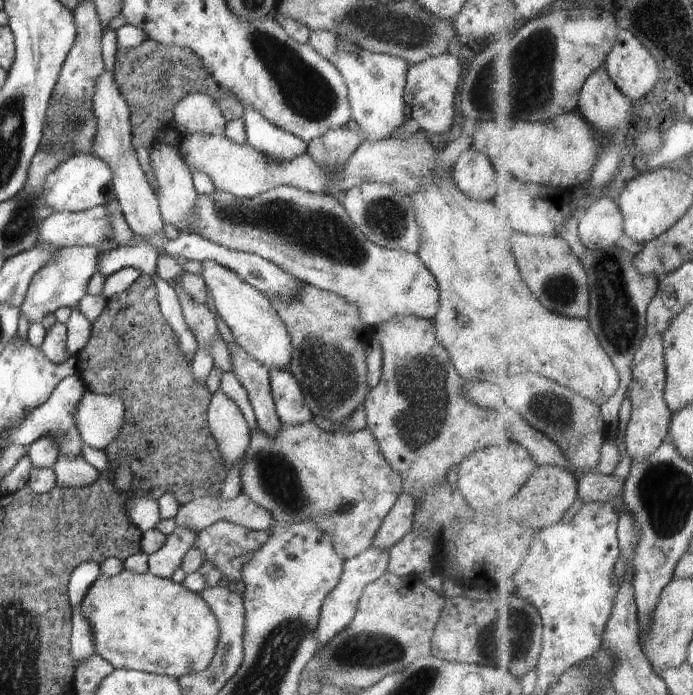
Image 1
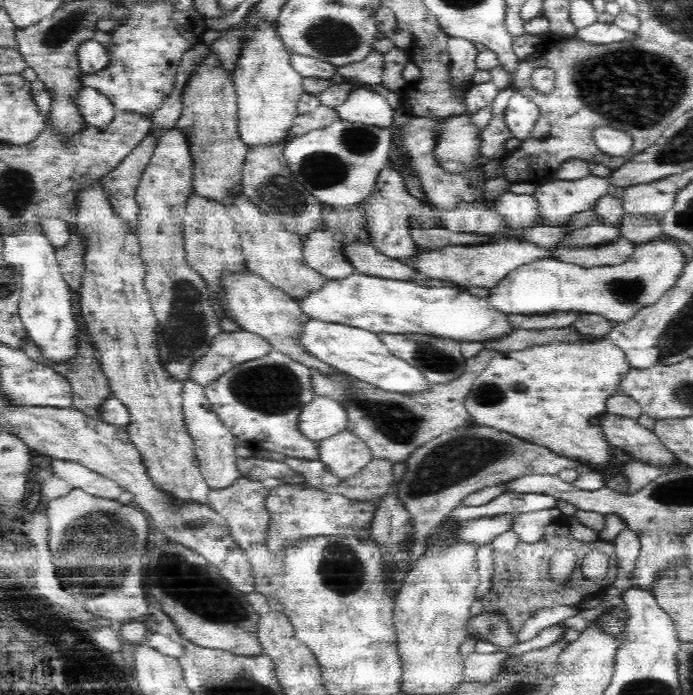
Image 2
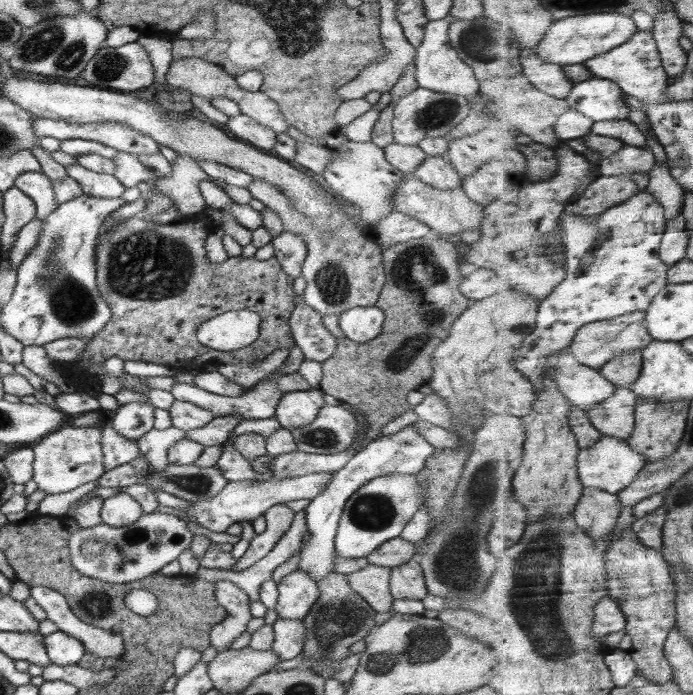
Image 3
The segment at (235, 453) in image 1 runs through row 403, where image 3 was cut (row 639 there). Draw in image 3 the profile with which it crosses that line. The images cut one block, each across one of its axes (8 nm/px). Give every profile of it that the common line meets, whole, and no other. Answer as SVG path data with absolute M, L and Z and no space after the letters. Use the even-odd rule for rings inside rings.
M228 580L216 582L215 598L228 615L223 622L213 627L209 640L216 650L224 651L245 632L247 624L252 620L251 601L234 582Z

